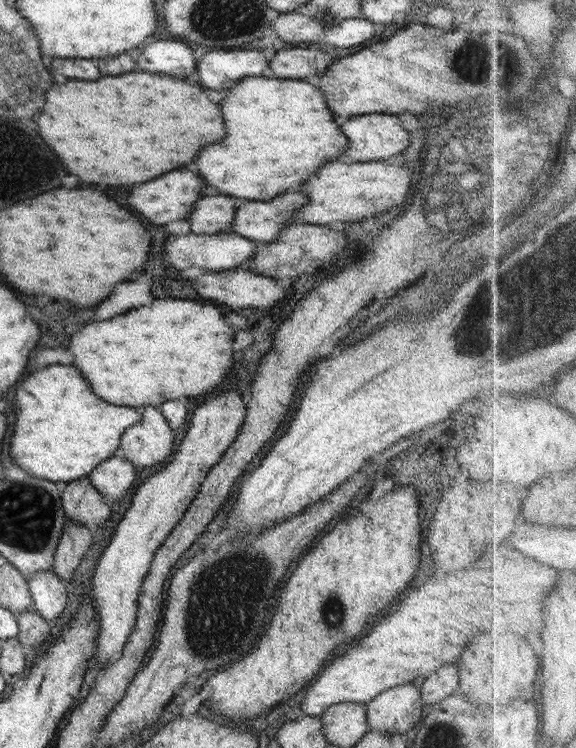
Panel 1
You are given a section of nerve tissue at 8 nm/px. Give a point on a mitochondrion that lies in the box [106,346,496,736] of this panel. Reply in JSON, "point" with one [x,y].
{"point":[204,639]}

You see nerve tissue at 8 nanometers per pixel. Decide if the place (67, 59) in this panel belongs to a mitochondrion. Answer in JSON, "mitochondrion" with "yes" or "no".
{"mitochondrion":"no"}

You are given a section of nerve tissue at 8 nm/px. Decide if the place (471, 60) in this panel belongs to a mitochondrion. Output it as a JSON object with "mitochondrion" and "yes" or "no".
{"mitochondrion":"yes"}

